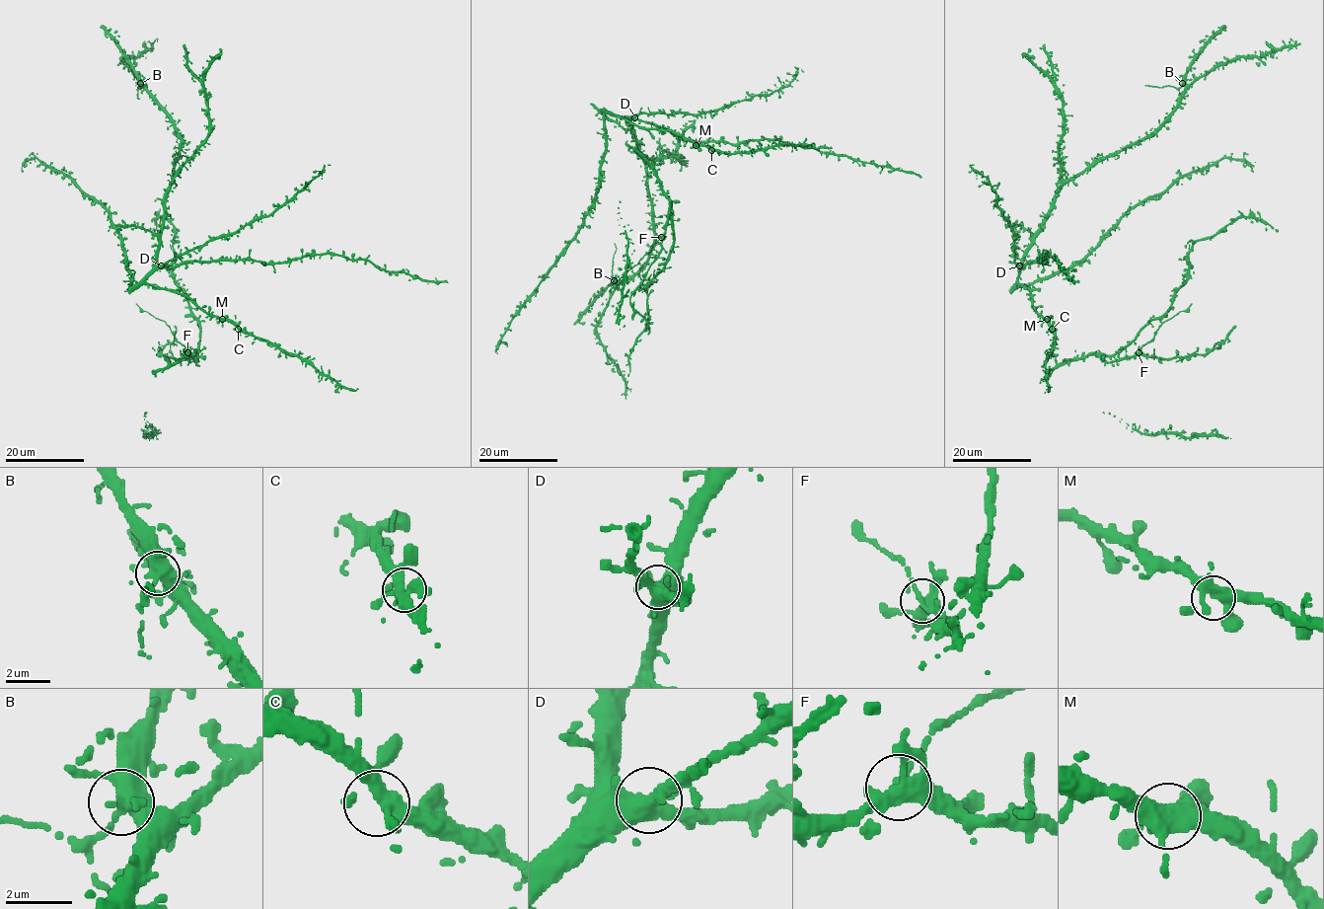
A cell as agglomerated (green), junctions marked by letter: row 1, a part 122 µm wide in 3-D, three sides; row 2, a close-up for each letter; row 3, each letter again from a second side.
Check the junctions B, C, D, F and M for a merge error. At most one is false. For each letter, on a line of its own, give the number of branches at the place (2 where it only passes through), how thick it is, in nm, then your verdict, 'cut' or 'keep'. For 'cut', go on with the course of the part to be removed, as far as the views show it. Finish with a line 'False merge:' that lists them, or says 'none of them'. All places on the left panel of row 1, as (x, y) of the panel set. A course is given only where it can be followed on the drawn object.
B: 5 branches meet; 400 nm thick; keep
C: 5 branches meet; 340 nm thick; keep
D: 5 branches meet; 400 nm thick; keep
F: 5 branches meet; 340 nm thick; keep
M: 5 branches meet; 420 nm thick; keep
False merge: none of them

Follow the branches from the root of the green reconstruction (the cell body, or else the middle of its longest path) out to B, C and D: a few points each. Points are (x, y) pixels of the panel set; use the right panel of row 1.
B: (1025, 288), (1018, 282), (1023, 254), (1055, 193), (1098, 162), (1145, 139), (1176, 106), (1184, 90), (1182, 83)
C: (1025, 288), (1030, 291), (1035, 310), (1052, 329)
D: (1025, 288), (1018, 282), (1019, 265)

